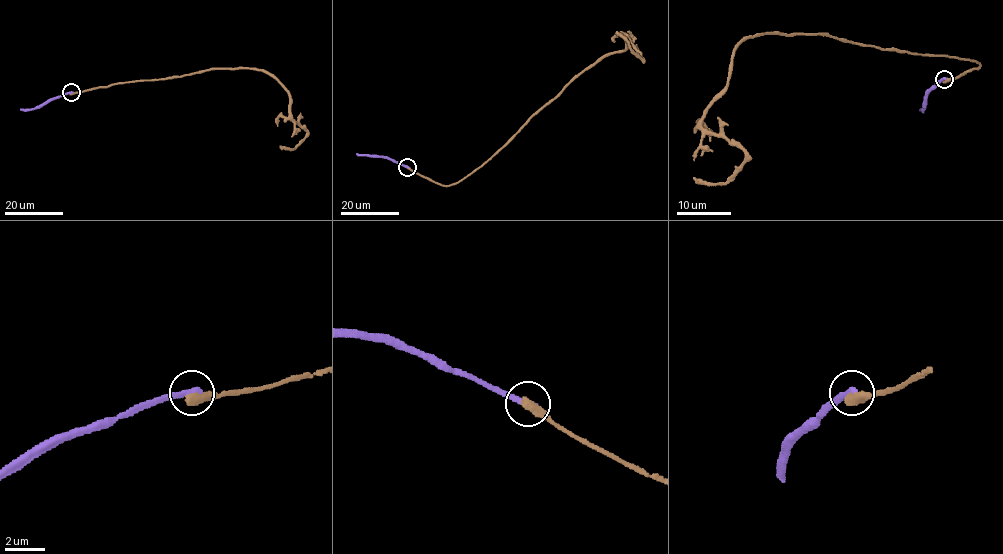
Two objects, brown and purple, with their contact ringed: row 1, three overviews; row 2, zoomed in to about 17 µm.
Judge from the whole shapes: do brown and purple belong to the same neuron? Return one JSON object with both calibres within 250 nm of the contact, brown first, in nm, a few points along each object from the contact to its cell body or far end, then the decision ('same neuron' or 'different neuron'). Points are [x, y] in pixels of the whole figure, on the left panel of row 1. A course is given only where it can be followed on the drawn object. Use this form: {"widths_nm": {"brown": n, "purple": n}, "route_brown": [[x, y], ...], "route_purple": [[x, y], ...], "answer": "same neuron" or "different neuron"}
{"widths_nm": {"brown": 550, "purple": 320}, "route_brown": [[70, 92], [215, 68], [263, 70], [288, 93], [291, 118], [307, 132], [294, 149], [280, 146]], "route_purple": [[70, 92], [34, 108], [20, 109]], "answer": "different neuron"}

